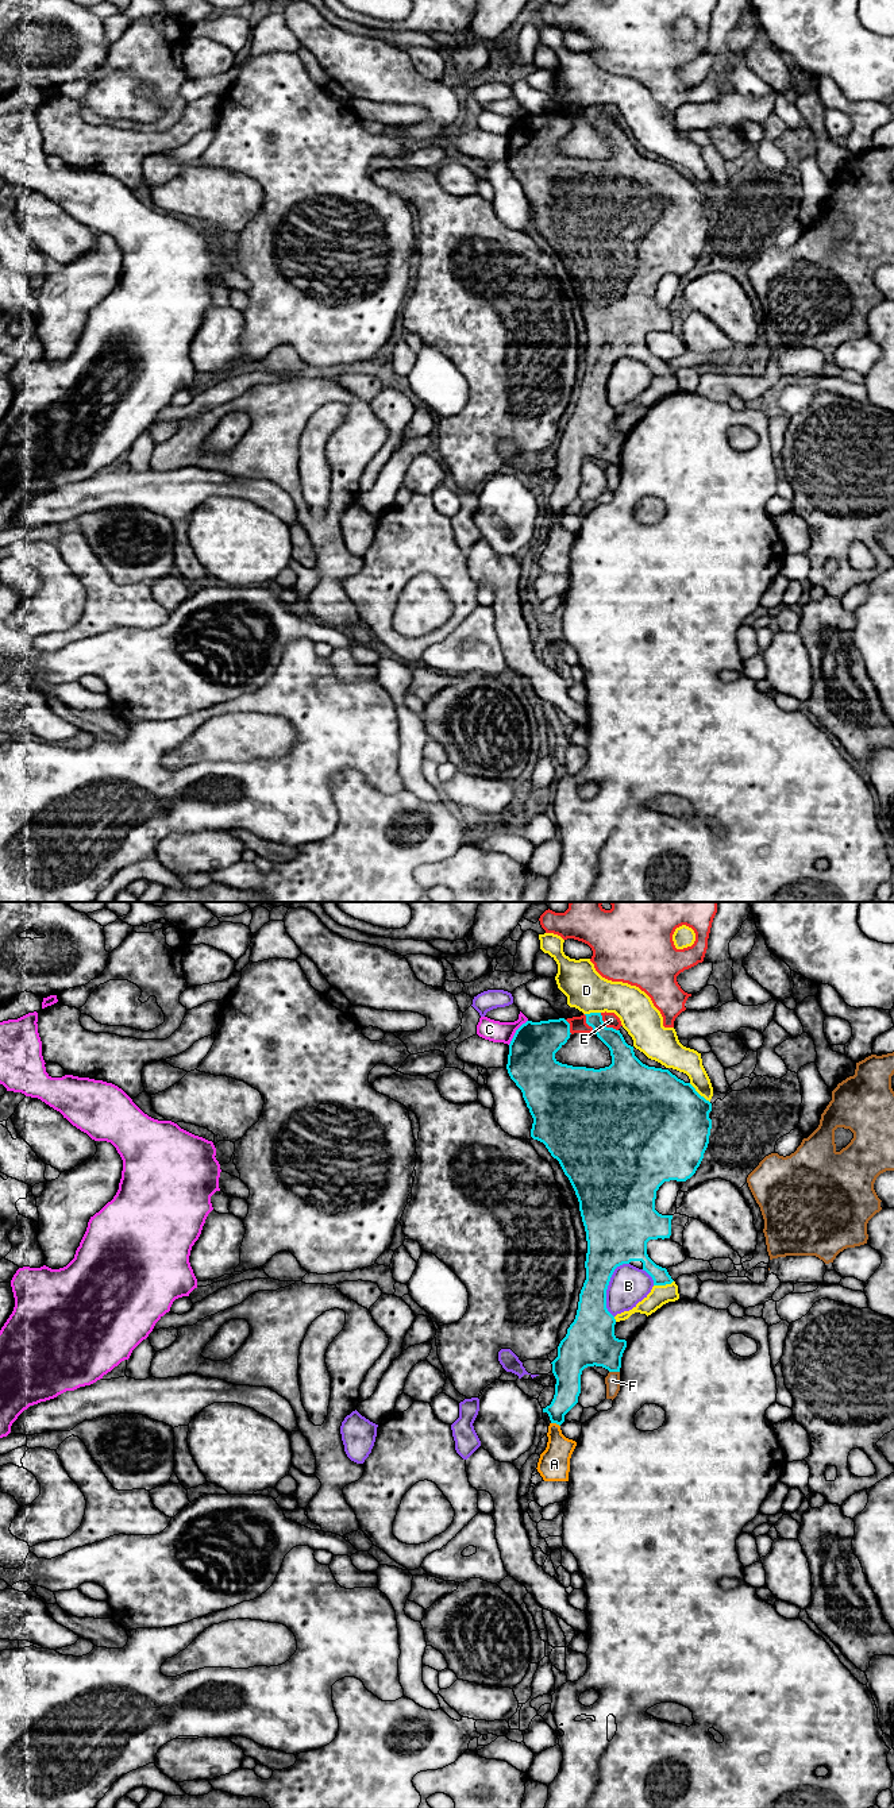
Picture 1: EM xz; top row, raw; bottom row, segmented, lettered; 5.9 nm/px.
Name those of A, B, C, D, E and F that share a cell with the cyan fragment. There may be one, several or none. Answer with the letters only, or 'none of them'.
A

